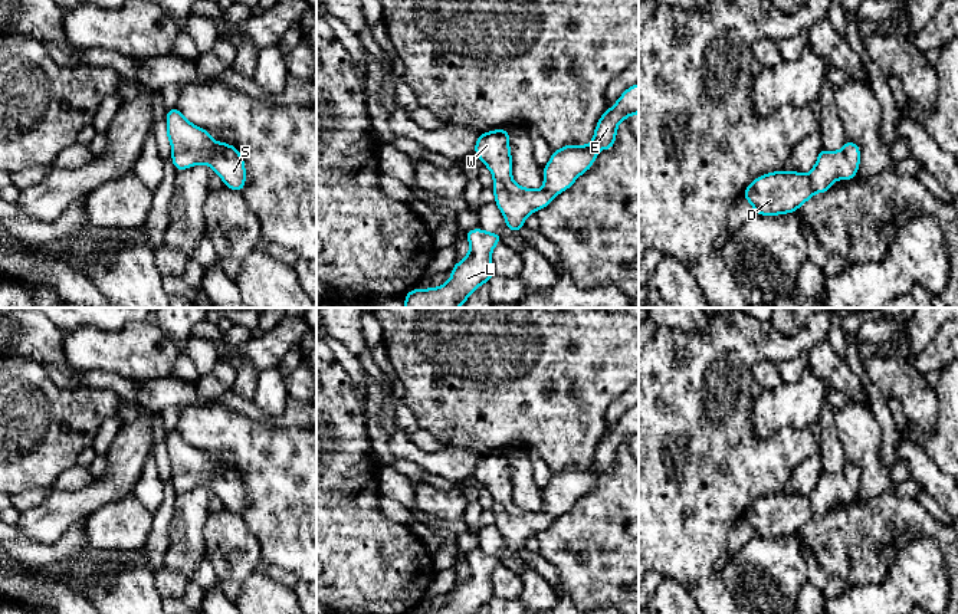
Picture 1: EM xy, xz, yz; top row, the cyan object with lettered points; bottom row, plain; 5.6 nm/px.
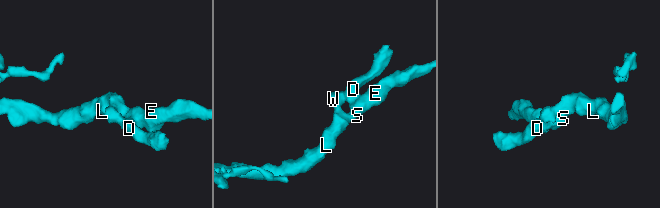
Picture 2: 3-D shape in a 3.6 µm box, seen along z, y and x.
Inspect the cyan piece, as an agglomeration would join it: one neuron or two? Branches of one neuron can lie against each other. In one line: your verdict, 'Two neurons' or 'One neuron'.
One neuron

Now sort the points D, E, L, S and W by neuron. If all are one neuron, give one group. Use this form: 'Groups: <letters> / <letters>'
Groups: D E L S W

